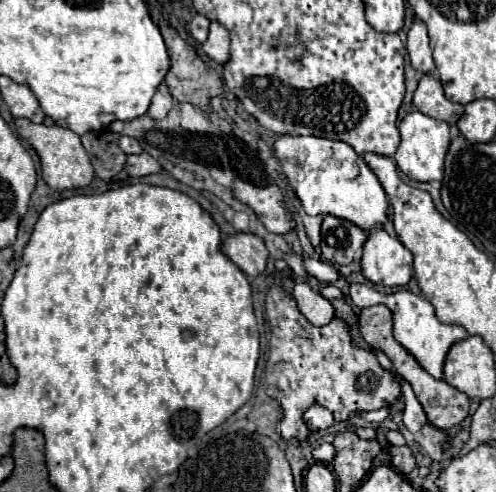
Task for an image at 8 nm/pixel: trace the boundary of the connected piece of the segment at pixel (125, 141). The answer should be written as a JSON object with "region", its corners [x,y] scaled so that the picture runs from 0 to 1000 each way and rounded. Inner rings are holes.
{"region":[[[244,276],[240,280],[240,297],[244,297],[244,305],[252,313],[284,313],[288,309],[280,285],[276,280],[264,280],[264,276]]]}

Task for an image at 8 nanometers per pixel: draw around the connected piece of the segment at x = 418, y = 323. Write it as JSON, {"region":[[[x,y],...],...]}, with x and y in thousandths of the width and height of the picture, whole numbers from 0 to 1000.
{"region":[[[708,577],[708,610],[724,626],[760,618],[780,622],[792,634],[792,654],[796,654],[792,659],[792,683],[796,683],[796,691],[808,695],[873,768],[893,768],[893,736],[897,736],[897,724],[901,724],[905,707],[921,691],[942,687],[942,671],[933,663],[885,654],[869,614],[857,610],[853,602],[845,602],[845,598],[825,593],[825,589],[772,598],[772,593],[760,593],[756,585],[744,585],[740,577]]]}

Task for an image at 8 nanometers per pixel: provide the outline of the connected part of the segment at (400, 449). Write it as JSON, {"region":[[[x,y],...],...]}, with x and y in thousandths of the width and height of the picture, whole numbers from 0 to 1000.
{"region":[[[786,907],[784,911],[786,943],[796,955],[804,955],[815,967],[837,951],[837,927],[825,907]]]}

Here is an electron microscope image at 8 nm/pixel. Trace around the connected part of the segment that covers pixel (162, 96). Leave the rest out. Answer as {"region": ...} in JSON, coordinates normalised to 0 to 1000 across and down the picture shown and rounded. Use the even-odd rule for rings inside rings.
{"region":[[[329,167],[329,171],[321,171],[321,179],[317,179],[317,187],[313,187],[313,195],[308,195],[308,203],[304,203],[304,215],[300,215],[300,236],[304,240],[313,240],[313,244],[321,244],[321,240],[333,240],[337,236],[337,228],[349,220],[349,195],[341,191],[341,179],[337,179],[337,171]]]}

